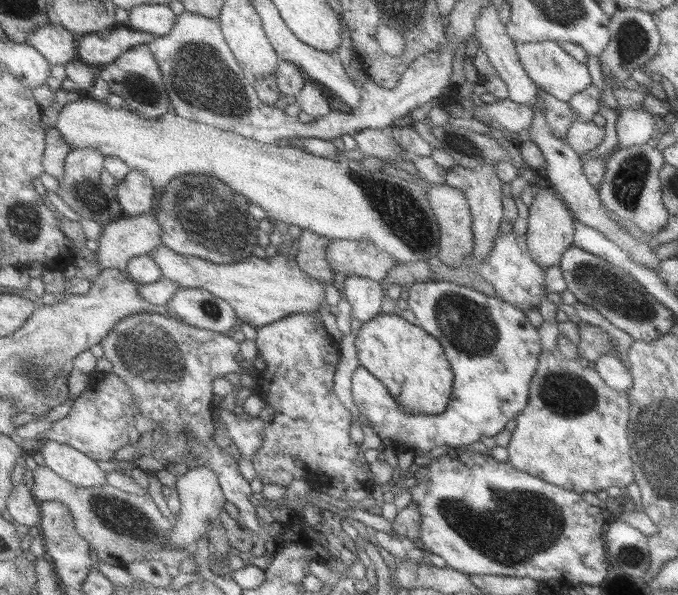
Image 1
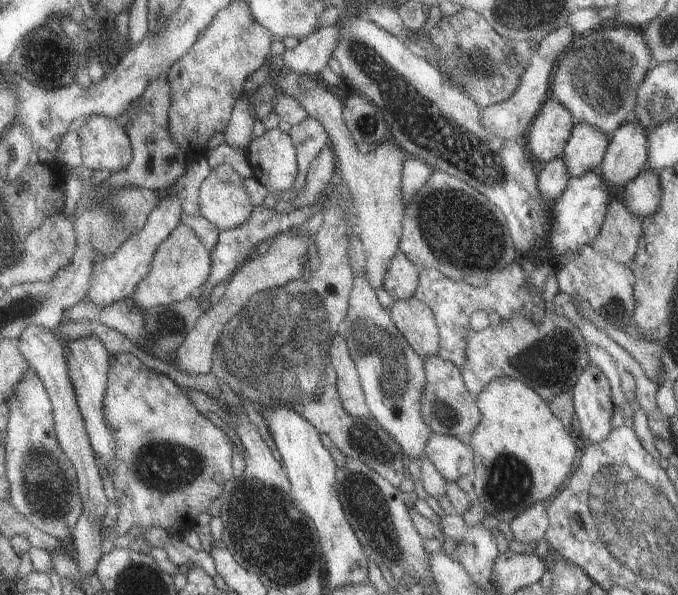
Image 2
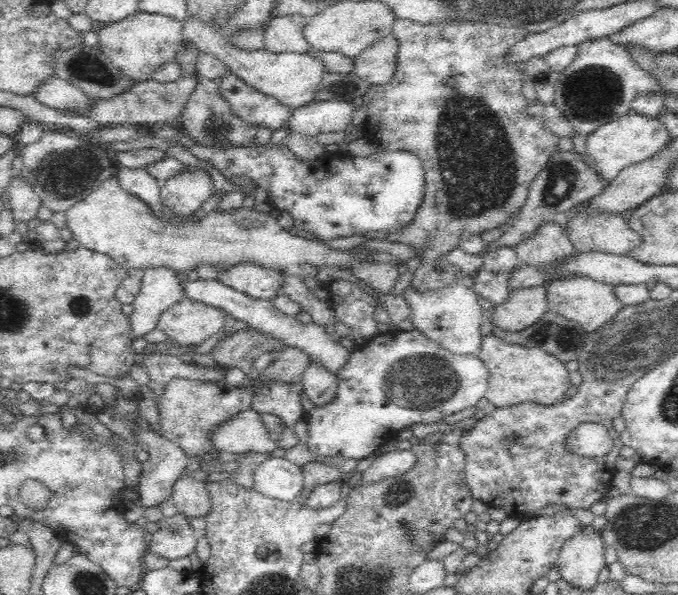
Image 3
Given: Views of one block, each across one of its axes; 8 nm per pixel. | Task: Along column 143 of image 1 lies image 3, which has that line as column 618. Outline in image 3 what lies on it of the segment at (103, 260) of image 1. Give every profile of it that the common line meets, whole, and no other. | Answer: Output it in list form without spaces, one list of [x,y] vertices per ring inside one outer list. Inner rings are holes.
[[[626,215],[569,216],[569,239],[579,254],[600,252],[625,255],[642,244],[644,237],[630,228]]]

